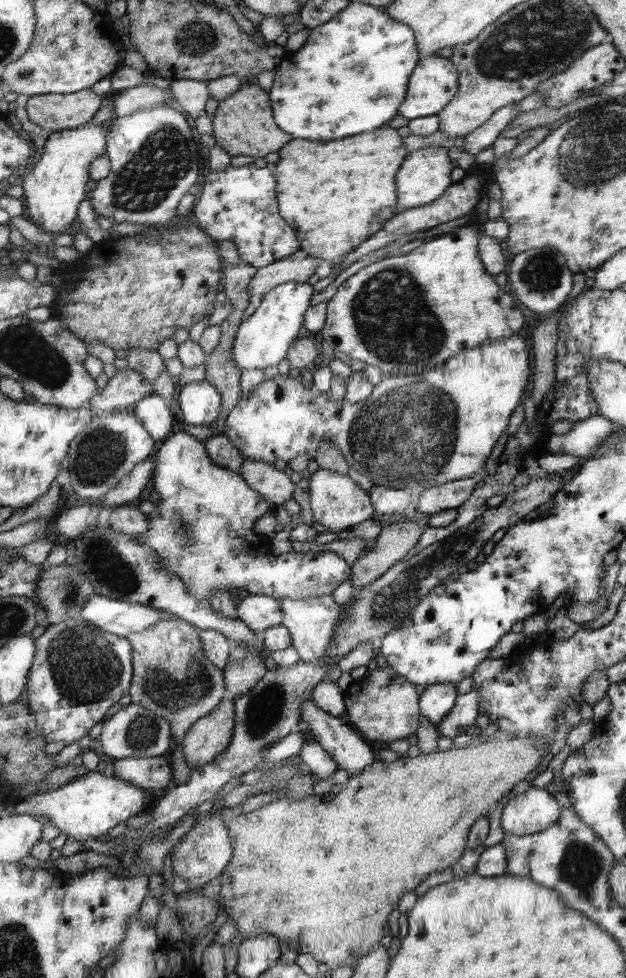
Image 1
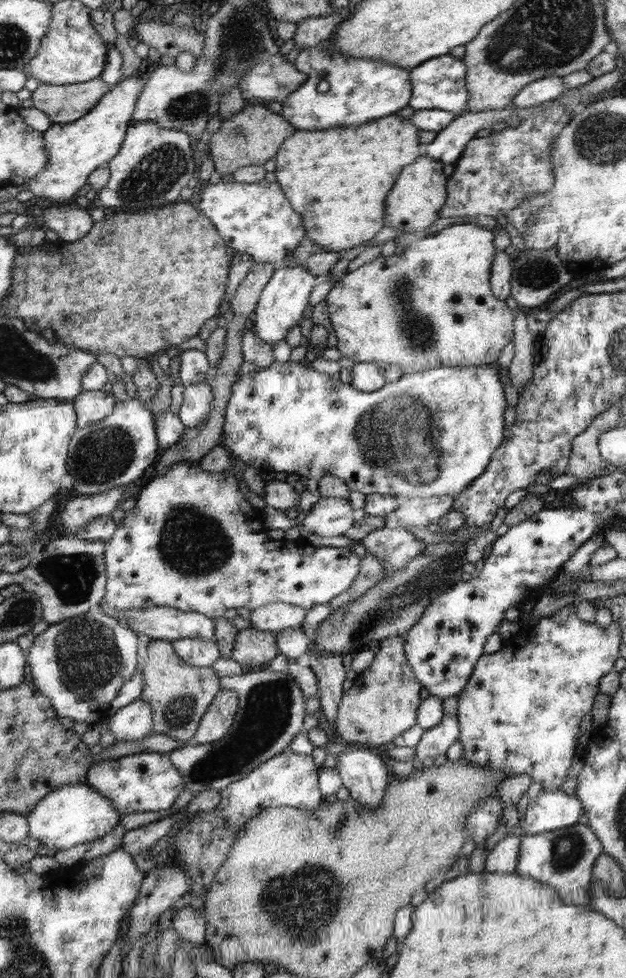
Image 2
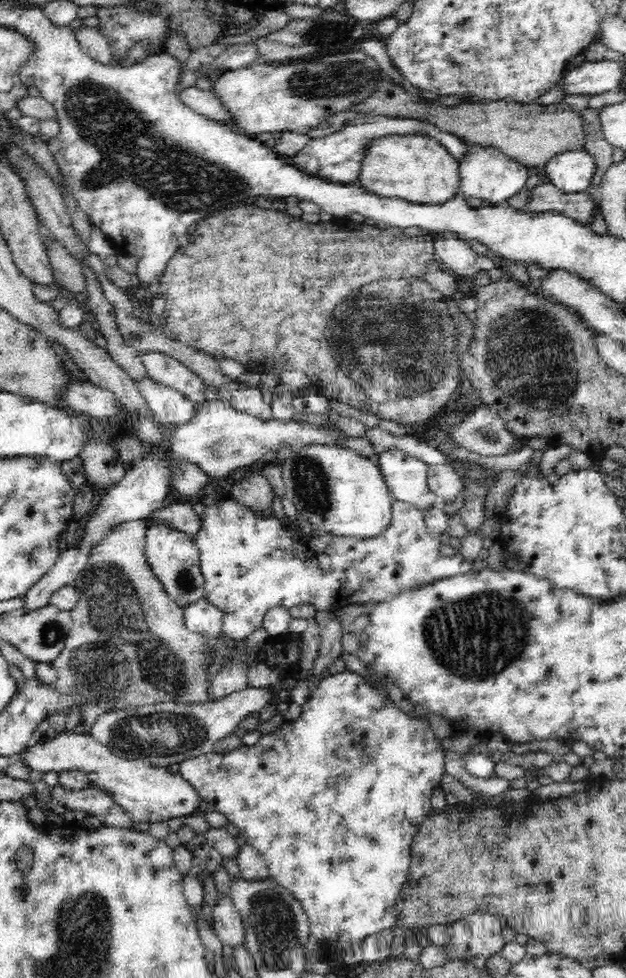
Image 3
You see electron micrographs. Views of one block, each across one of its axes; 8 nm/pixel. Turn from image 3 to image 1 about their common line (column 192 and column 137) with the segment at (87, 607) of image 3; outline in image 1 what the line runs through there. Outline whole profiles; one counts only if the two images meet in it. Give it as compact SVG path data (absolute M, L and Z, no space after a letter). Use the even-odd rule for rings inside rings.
M163 618L152 628L126 636L126 638L133 647L133 680L132 686L129 688L131 702L150 709L158 716L166 716L166 720L170 720L170 724L174 724L172 735L174 740L177 740L177 746L174 748L174 752L169 754L173 760L174 782L175 784L186 784L190 780L192 768L186 760L181 742L198 719L213 711L221 700L231 698L231 692L226 686L225 672L205 655L204 645L200 639L200 629L197 625L192 625L182 619L167 620L167 618Z

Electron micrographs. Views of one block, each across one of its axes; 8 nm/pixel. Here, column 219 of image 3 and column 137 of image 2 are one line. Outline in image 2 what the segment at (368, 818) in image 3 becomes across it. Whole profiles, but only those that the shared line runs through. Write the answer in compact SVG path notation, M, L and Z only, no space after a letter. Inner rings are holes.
M141 752L120 758L102 760L91 766L86 784L93 786L101 796L112 801L122 817L126 815L159 814L168 812L185 784L181 771L170 764L169 753Z

